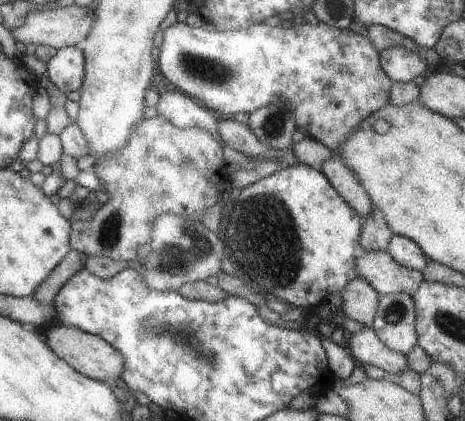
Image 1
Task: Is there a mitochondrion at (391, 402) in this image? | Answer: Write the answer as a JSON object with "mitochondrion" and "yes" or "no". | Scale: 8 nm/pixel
{"mitochondrion":"no"}

